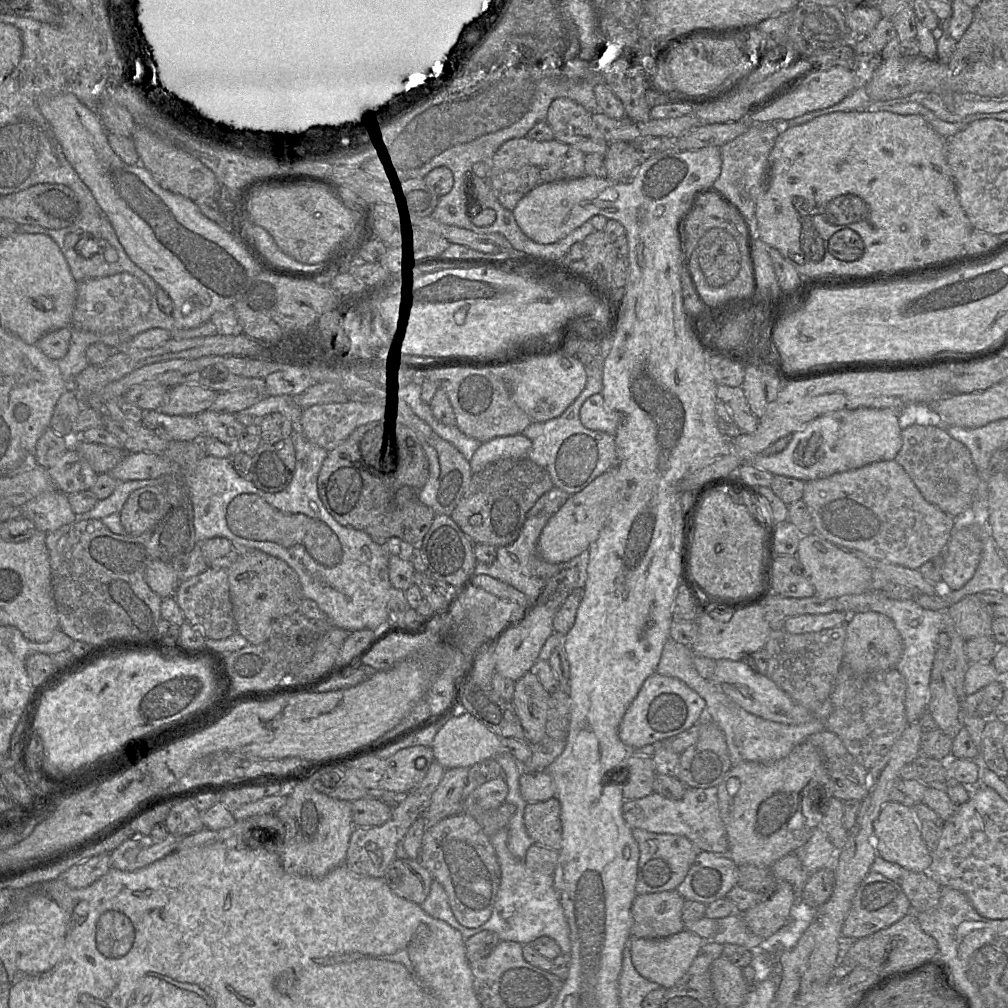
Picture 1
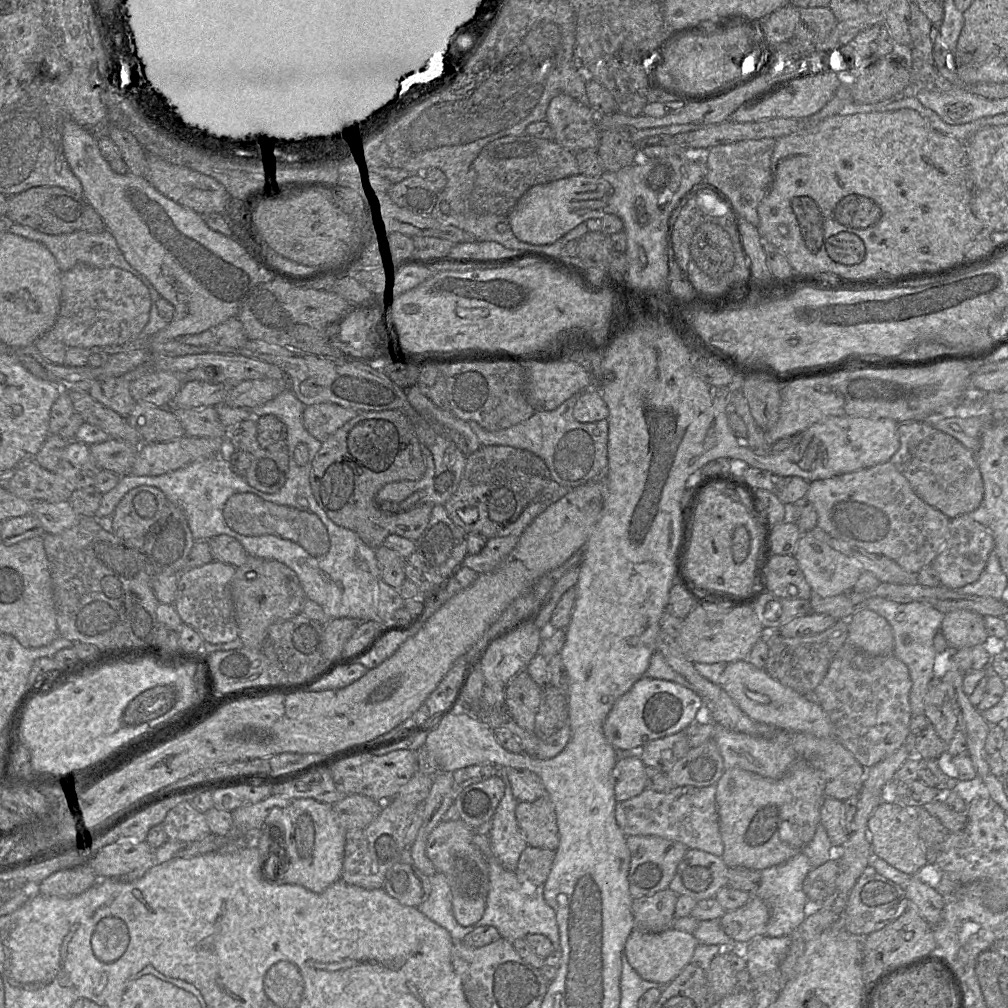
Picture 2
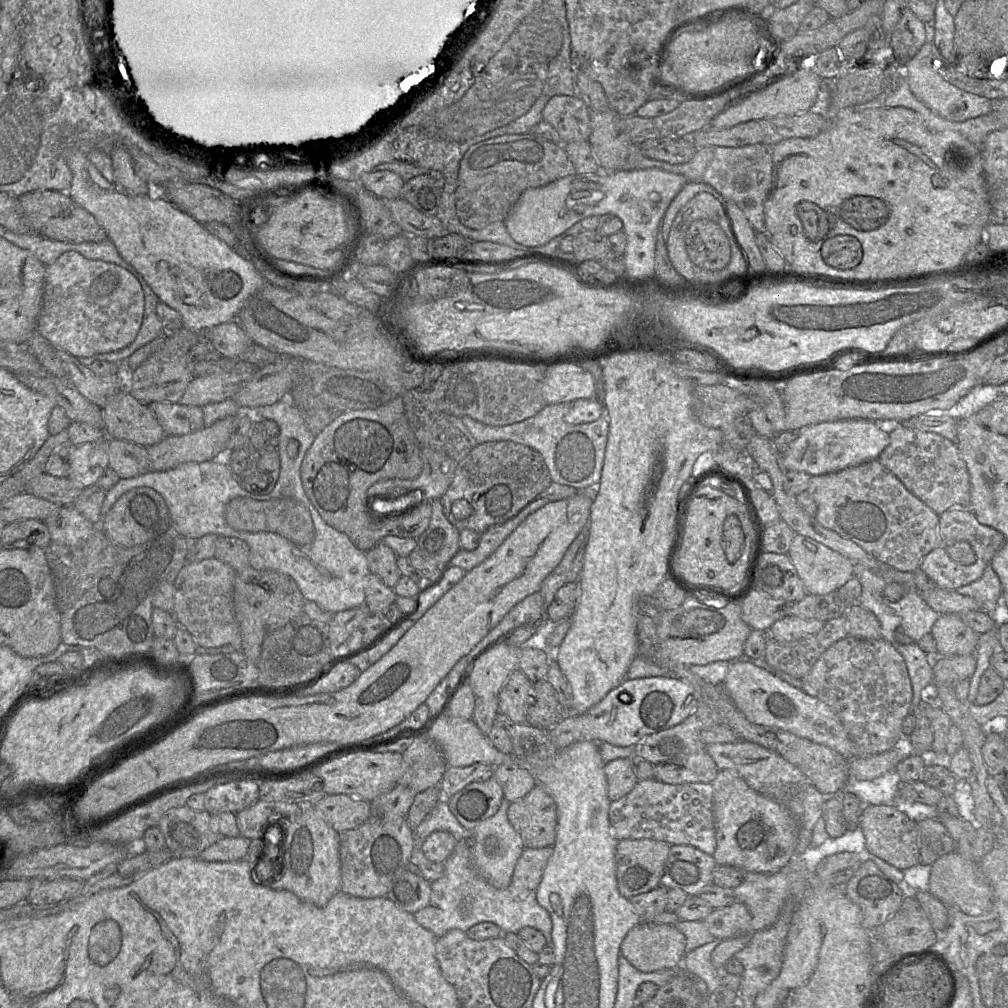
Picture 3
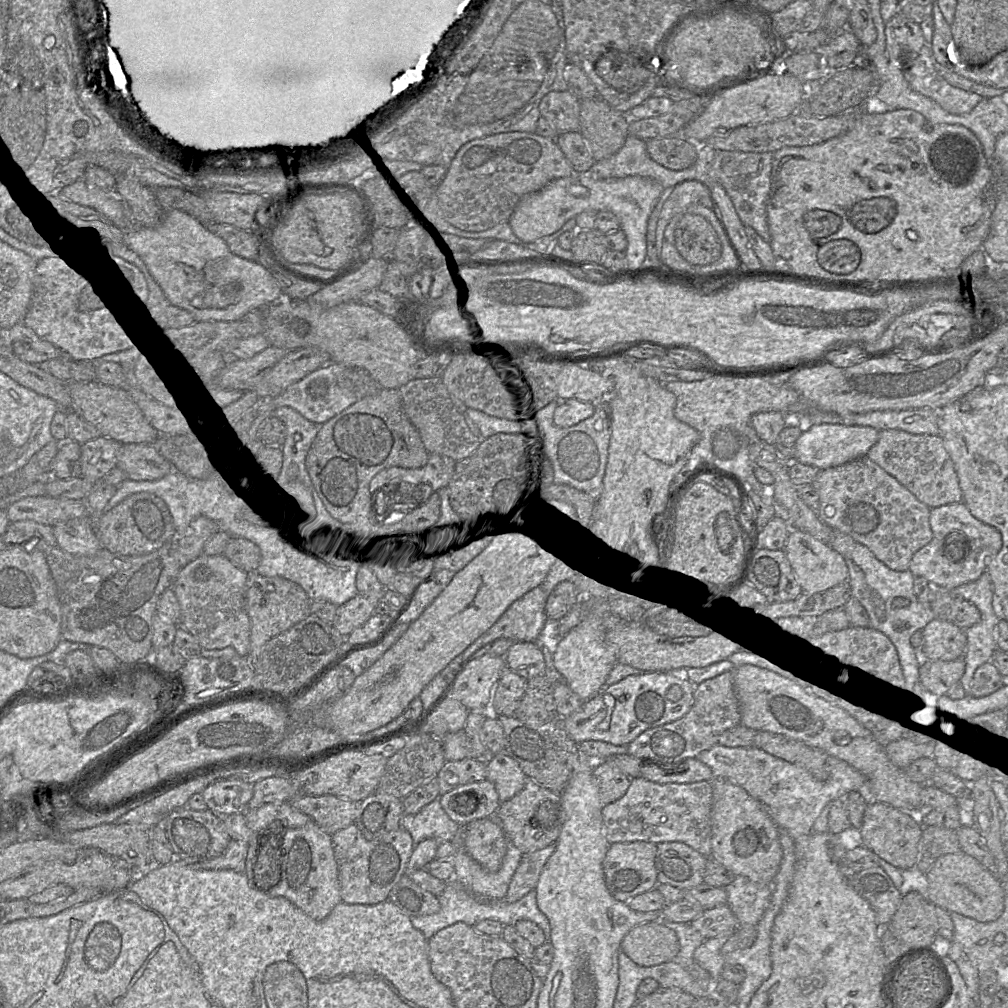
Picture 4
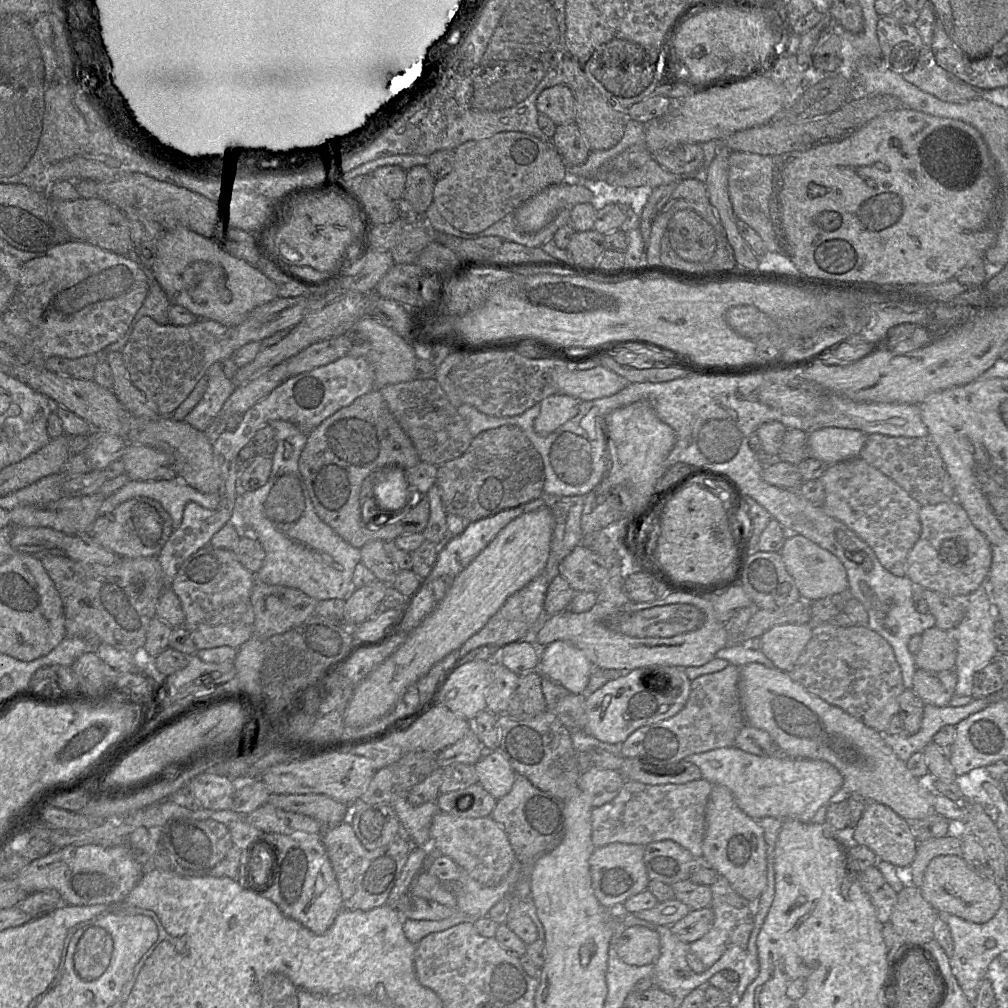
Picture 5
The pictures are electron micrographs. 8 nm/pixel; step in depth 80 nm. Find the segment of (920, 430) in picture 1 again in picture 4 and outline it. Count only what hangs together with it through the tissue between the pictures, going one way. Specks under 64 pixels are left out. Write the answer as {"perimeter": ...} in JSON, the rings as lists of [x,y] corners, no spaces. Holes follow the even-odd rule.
{"perimeter":[[[901,430],[879,431],[878,441],[865,457],[894,477],[929,508],[963,502],[953,461],[939,435],[915,435]]]}

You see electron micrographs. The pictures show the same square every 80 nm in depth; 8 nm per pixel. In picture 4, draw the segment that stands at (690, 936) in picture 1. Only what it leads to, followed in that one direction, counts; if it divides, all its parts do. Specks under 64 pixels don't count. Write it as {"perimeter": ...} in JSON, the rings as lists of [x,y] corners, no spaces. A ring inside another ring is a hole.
{"perimeter":[[[645,922],[625,935],[620,951],[638,966],[650,967],[673,961],[679,941],[675,932],[665,925]]]}

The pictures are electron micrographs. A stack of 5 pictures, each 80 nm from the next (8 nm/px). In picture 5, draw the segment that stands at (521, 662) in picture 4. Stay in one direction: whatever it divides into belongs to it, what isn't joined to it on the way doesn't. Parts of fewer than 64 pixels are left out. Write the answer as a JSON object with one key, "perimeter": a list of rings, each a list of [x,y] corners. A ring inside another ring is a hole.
{"perimeter":[[[517,641],[501,647],[498,660],[516,675],[538,671],[540,651],[528,641]]]}

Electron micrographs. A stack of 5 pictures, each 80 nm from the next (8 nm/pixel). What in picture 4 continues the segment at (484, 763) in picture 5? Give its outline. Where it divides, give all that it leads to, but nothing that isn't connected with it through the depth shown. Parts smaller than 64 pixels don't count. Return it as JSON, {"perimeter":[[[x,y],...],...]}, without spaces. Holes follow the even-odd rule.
{"perimeter":[[[504,753],[487,757],[486,780],[492,782],[500,803],[506,802],[525,786],[526,775],[519,764]]]}

